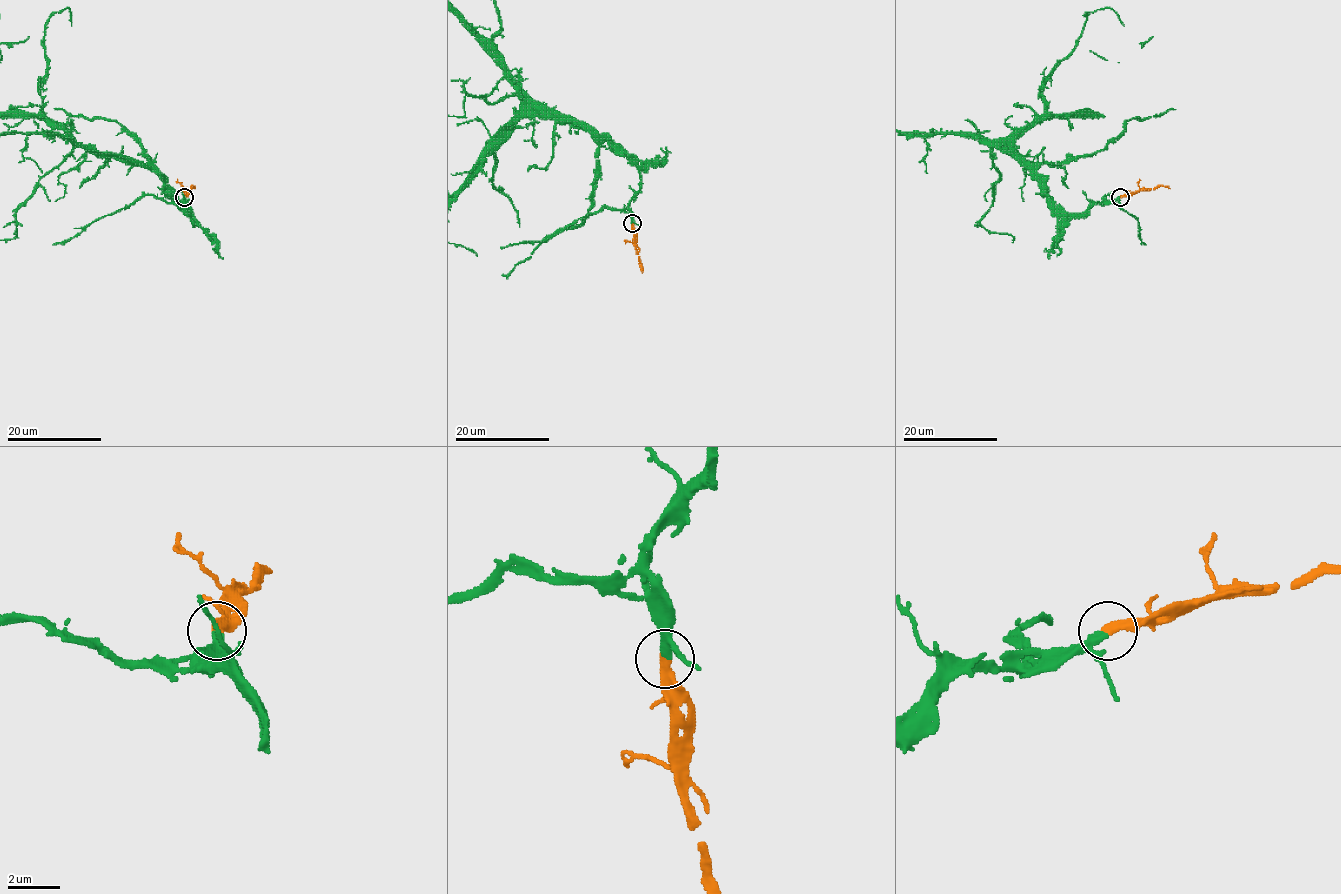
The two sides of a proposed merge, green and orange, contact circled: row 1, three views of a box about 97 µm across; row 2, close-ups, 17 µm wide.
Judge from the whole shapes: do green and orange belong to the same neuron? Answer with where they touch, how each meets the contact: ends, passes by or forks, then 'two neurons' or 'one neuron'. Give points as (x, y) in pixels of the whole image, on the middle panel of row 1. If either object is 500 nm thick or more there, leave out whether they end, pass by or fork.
place (632, 223); green passes by; orange ends; one neuron

